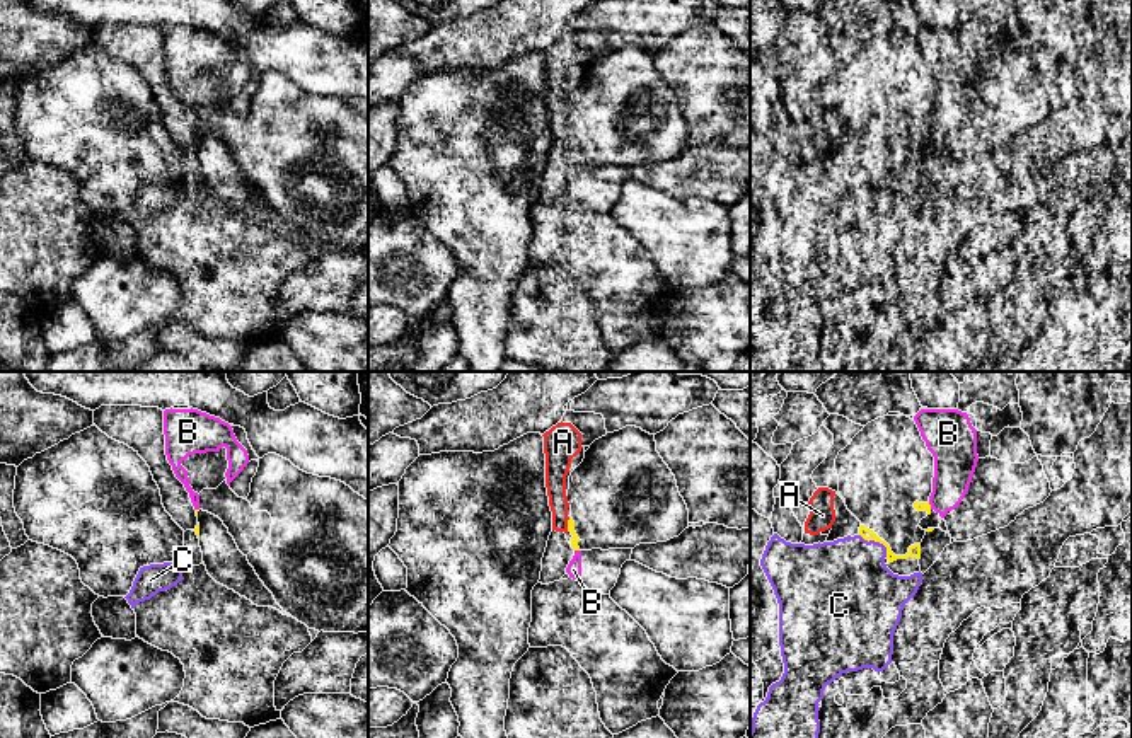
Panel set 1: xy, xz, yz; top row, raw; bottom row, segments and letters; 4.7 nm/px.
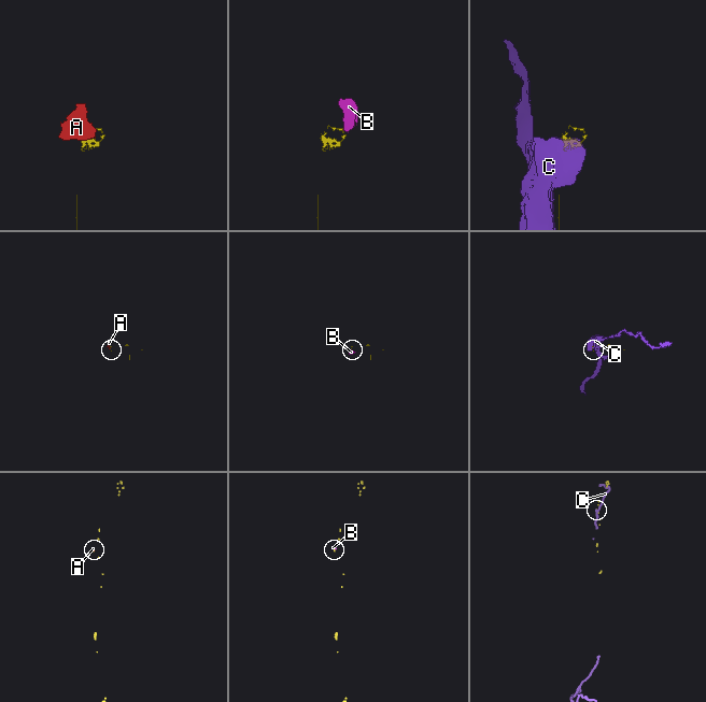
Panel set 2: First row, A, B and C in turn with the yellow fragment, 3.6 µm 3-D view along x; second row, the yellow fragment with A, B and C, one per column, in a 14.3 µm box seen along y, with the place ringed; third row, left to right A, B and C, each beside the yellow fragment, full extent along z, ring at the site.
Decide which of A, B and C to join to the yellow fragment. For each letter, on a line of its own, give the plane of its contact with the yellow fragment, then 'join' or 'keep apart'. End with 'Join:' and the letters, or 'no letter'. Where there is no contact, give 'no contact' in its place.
A: contact in xz; keep apart
B: contact in xz; keep apart
C: contact in yz; keep apart
Join: no letter

